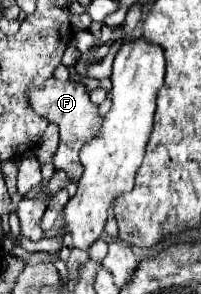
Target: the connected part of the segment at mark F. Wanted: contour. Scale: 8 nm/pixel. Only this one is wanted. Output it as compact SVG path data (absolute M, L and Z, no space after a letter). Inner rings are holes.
M55 77L47 79L43 83L43 87L31 85L27 89L27 97L29 97L29 103L33 105L33 109L37 113L45 113L45 119L59 127L61 141L59 141L59 149L53 157L55 169L63 169L69 179L79 181L81 173L83 173L83 165L79 161L79 149L85 145L85 141L89 141L97 133L97 129L101 125L99 107L89 101L89 93L81 83L75 83L75 81L69 81L69 79L59 81Z

